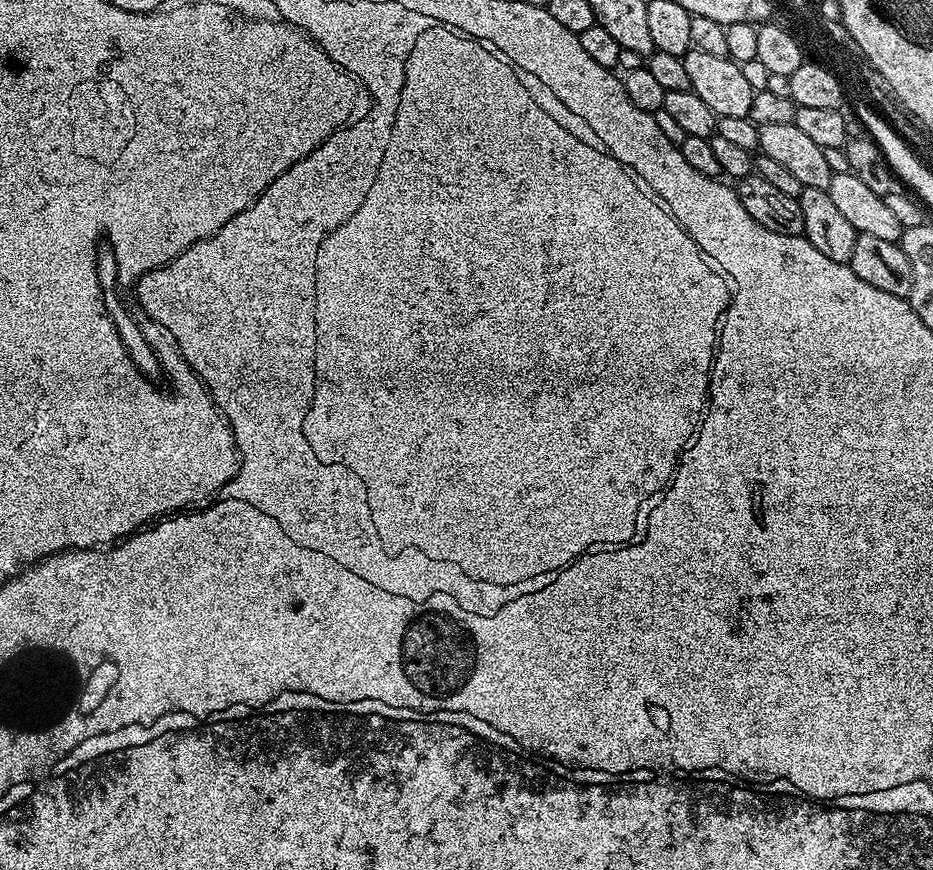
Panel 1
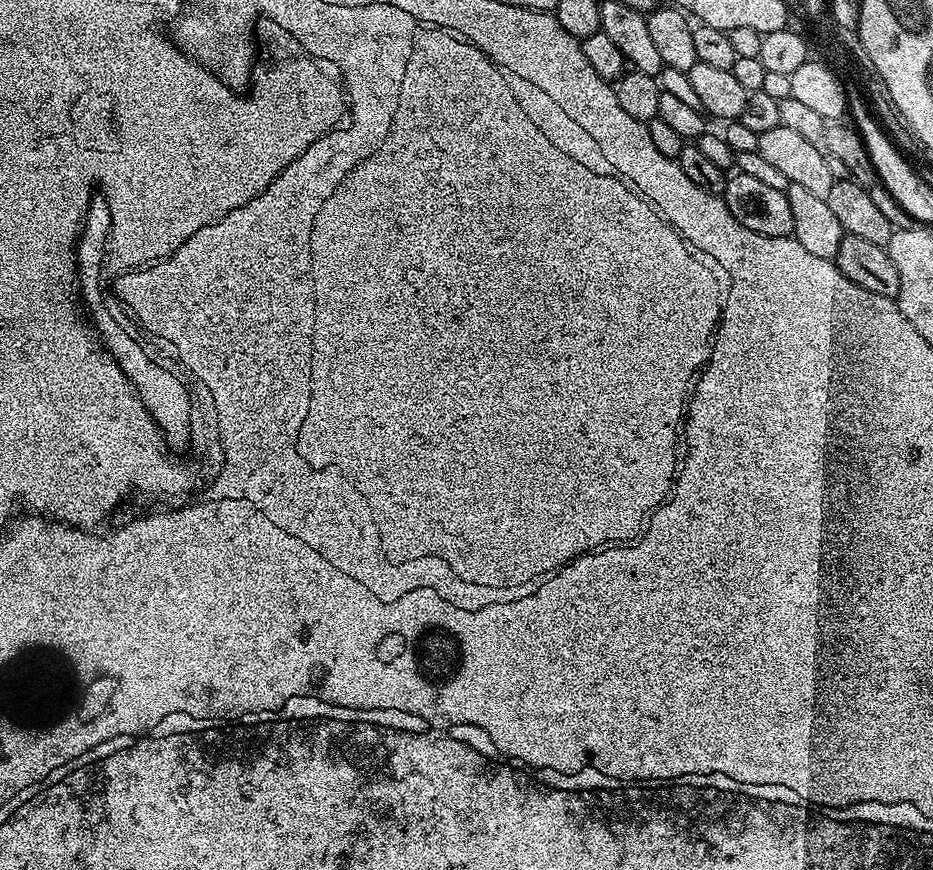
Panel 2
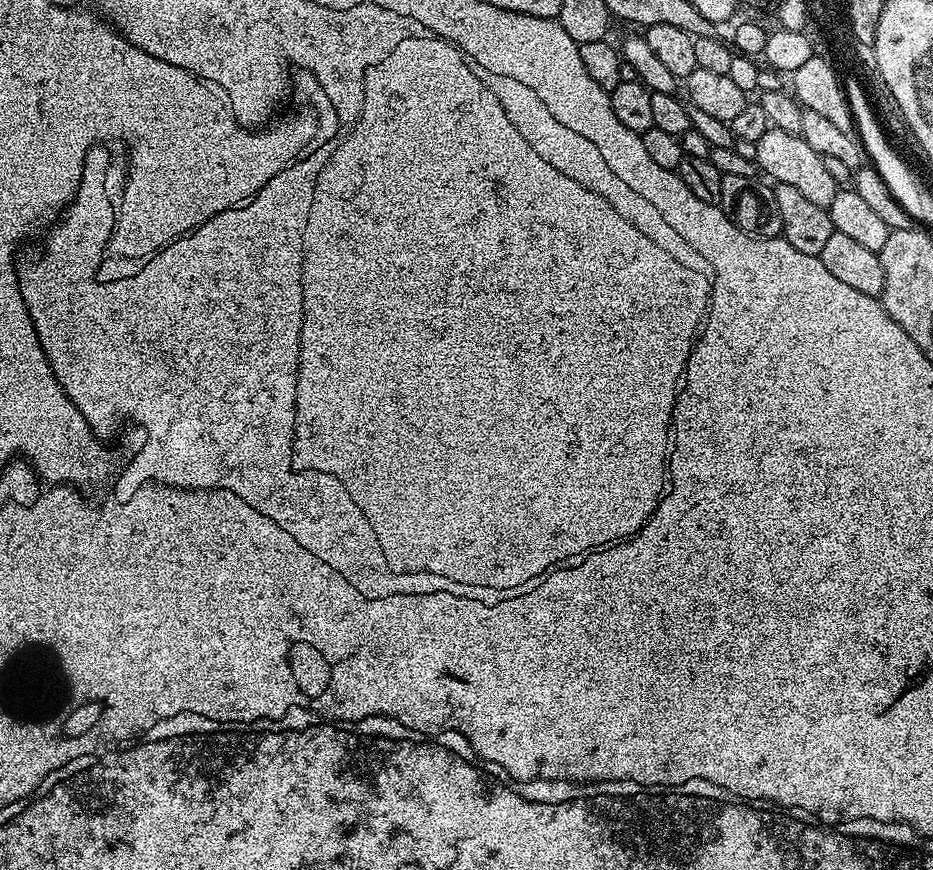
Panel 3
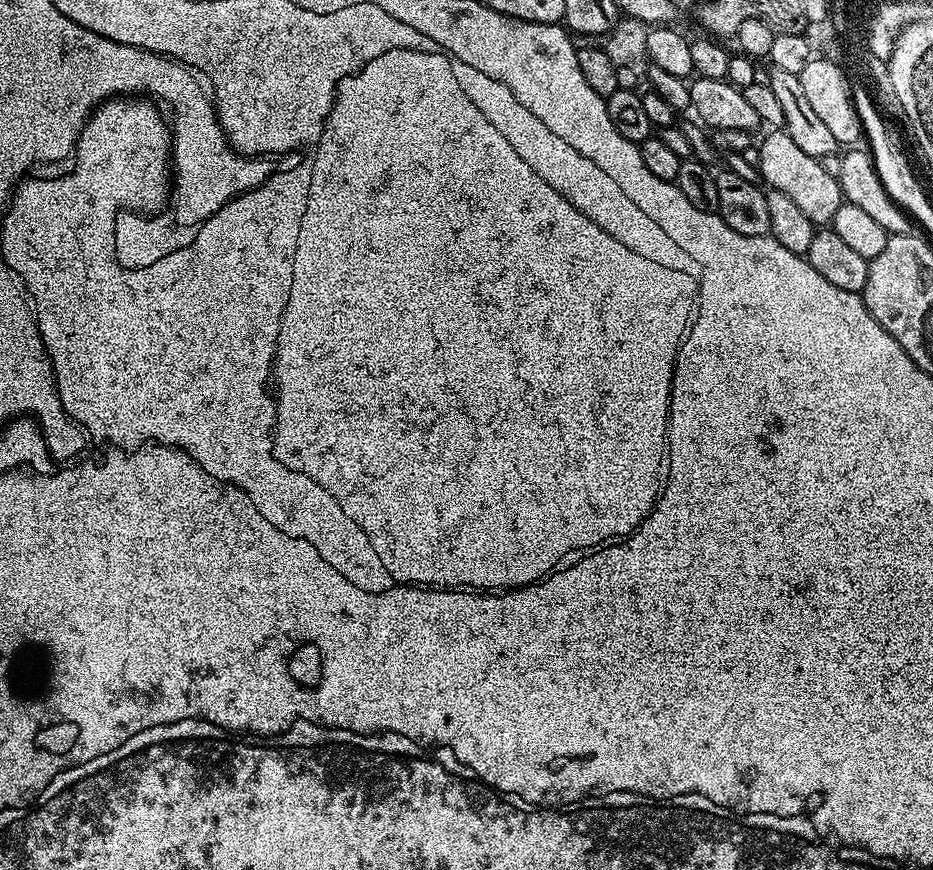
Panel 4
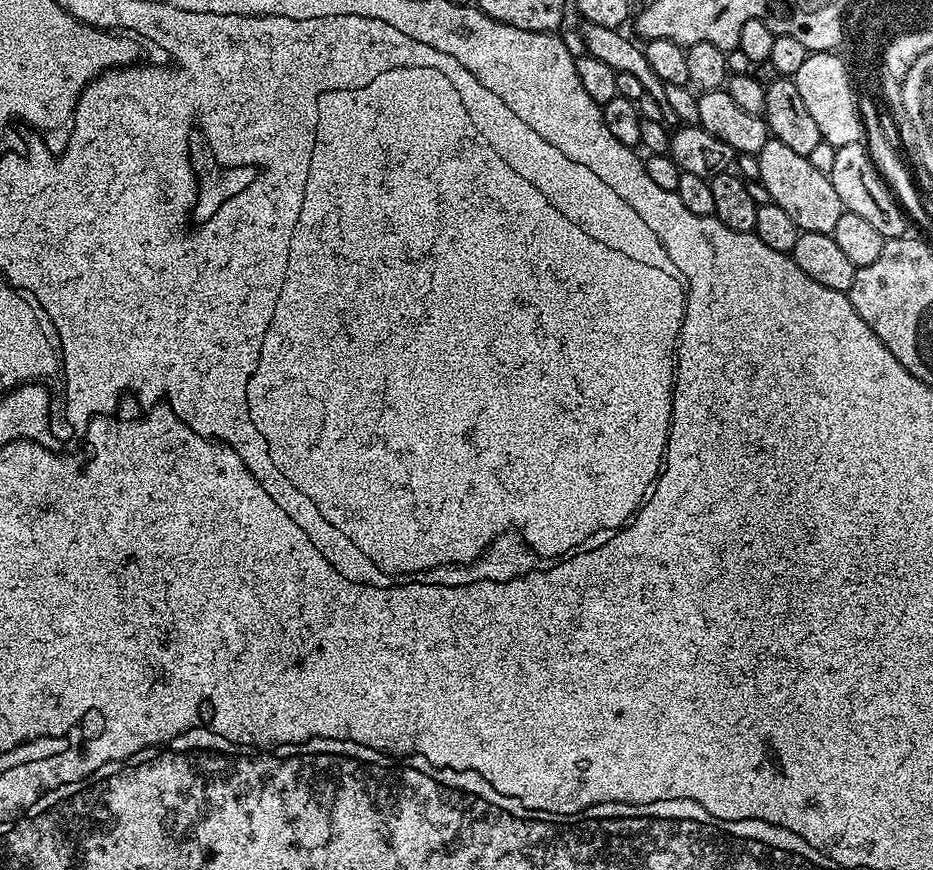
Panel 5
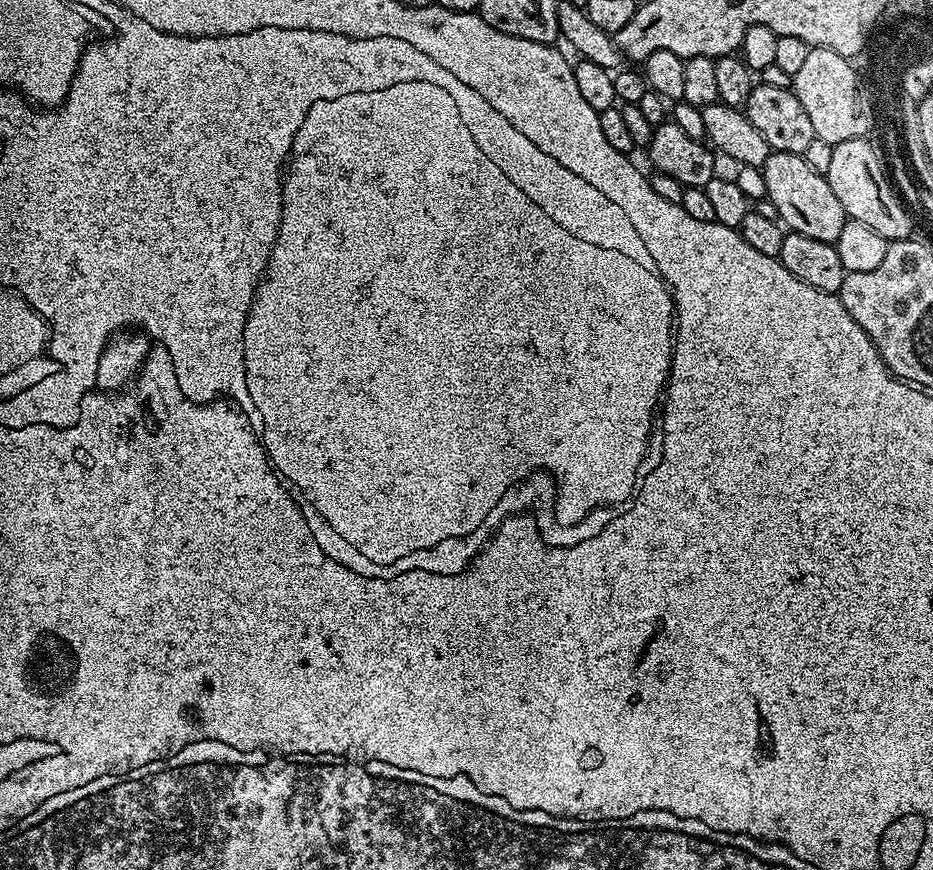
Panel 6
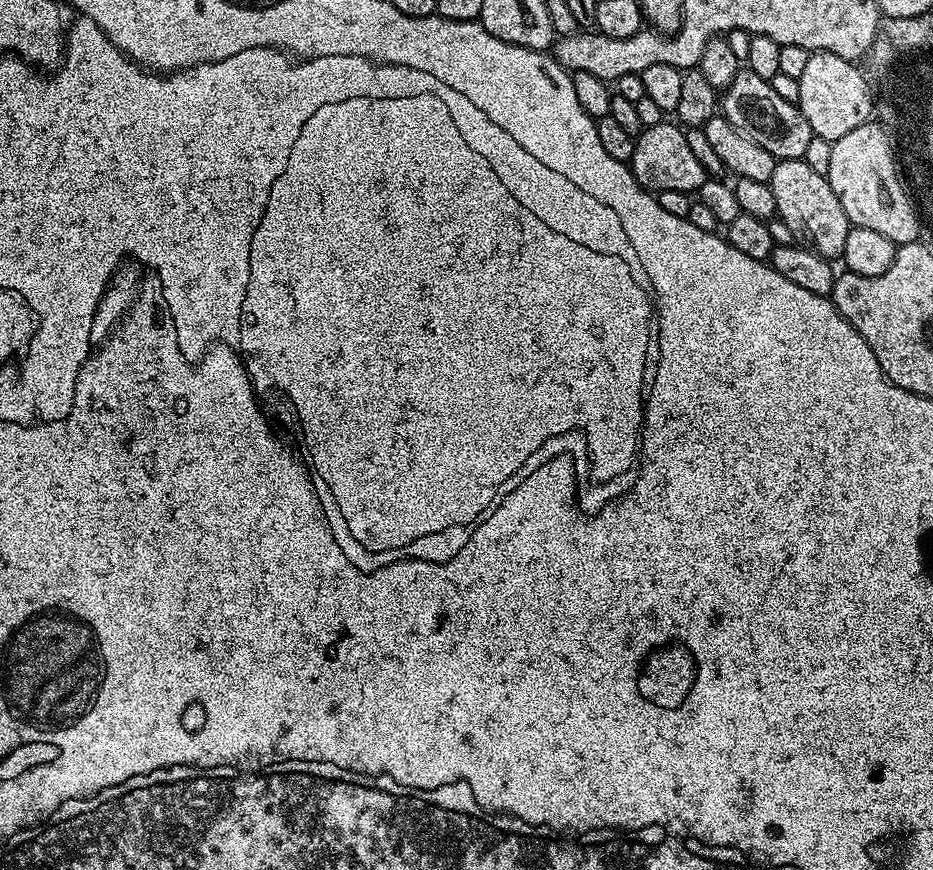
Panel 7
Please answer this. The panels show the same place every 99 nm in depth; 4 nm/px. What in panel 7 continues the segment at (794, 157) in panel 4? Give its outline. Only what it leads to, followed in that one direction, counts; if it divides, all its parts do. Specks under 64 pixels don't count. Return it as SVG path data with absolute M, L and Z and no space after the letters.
M781 159L770 183L774 190L776 216L786 224L794 240L829 262L839 261L844 255L850 225L846 210L842 210L842 202L838 202L838 194L834 194L827 176L818 174L818 170L810 170L804 159Z

